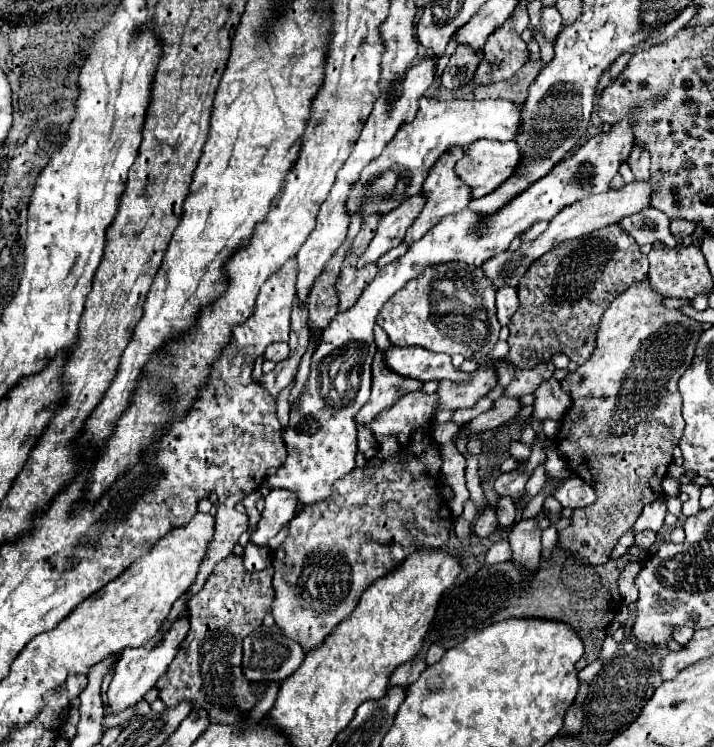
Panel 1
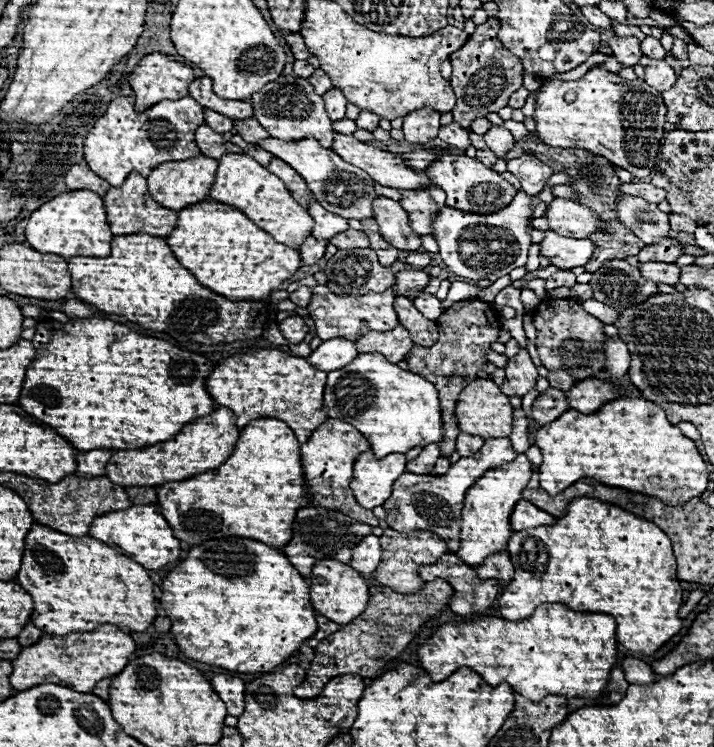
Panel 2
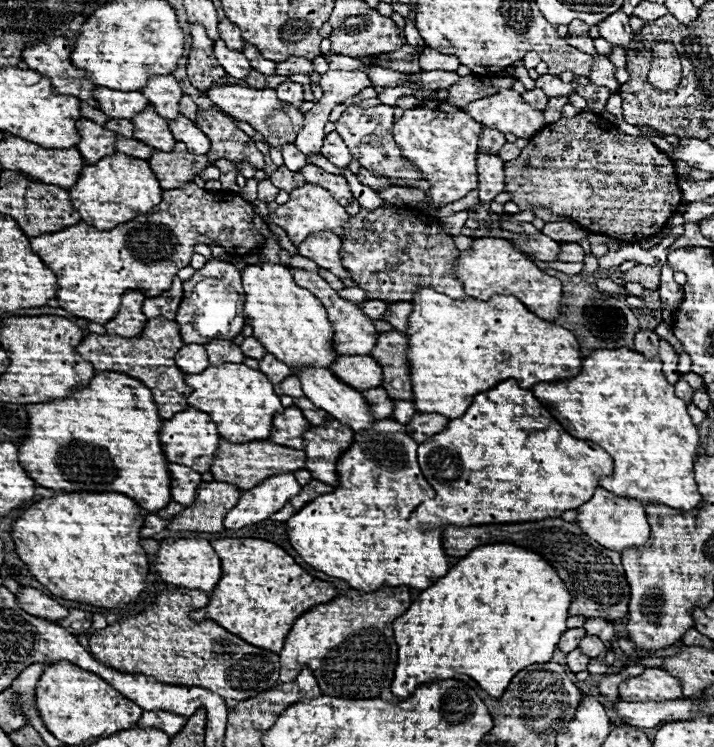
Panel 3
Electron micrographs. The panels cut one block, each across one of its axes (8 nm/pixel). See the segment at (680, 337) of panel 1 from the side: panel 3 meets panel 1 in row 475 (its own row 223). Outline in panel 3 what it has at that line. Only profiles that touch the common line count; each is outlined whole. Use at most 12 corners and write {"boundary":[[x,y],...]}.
{"boundary":[[594,112],[546,124],[504,192],[626,244],[682,202],[674,162]]}

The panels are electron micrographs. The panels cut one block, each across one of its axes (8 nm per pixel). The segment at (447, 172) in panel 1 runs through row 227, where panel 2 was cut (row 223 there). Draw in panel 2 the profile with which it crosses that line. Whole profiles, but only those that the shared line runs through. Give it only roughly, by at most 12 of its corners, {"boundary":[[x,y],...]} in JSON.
{"boundary":[[440,188],[402,190],[400,206],[416,234],[432,234],[444,206]]}

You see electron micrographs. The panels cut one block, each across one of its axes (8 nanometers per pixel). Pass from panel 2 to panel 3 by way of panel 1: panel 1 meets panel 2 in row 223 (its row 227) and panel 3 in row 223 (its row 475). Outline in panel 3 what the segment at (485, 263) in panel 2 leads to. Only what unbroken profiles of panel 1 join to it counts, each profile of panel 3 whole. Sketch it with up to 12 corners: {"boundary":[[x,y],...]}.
{"boundary":[[320,186],[290,192],[272,212],[294,244],[314,232],[344,236],[350,216]]}

